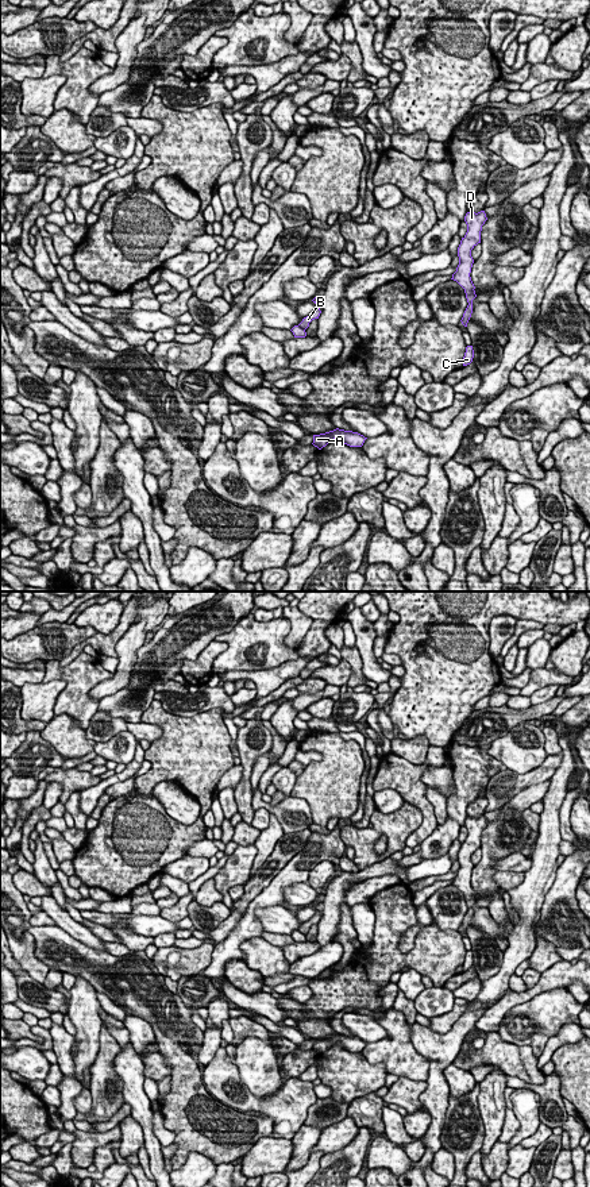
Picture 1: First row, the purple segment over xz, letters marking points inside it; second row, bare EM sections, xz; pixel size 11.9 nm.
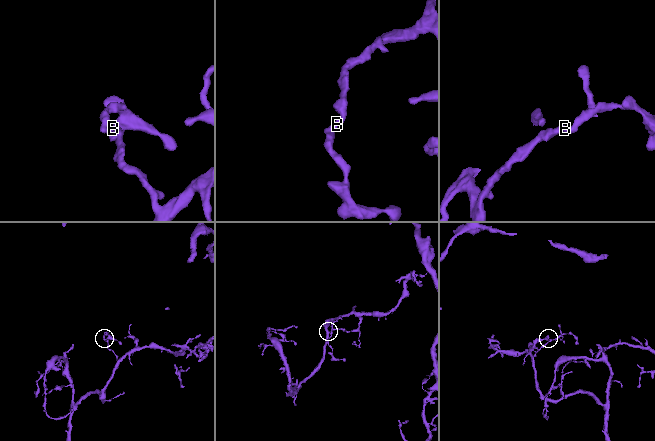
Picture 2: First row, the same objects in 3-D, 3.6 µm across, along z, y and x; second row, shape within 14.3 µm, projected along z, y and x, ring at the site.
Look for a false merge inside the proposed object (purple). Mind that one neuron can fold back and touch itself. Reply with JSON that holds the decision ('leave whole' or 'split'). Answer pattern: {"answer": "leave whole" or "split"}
{"answer": "split"}

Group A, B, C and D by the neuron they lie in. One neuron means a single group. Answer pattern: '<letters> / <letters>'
A / B C D

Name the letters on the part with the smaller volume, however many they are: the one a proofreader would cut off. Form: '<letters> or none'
A

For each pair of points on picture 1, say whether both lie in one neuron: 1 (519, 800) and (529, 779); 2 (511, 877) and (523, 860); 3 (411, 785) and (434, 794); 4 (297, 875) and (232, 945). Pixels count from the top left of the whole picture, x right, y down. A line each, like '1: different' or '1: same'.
1: different
2: different
3: different
4: same

